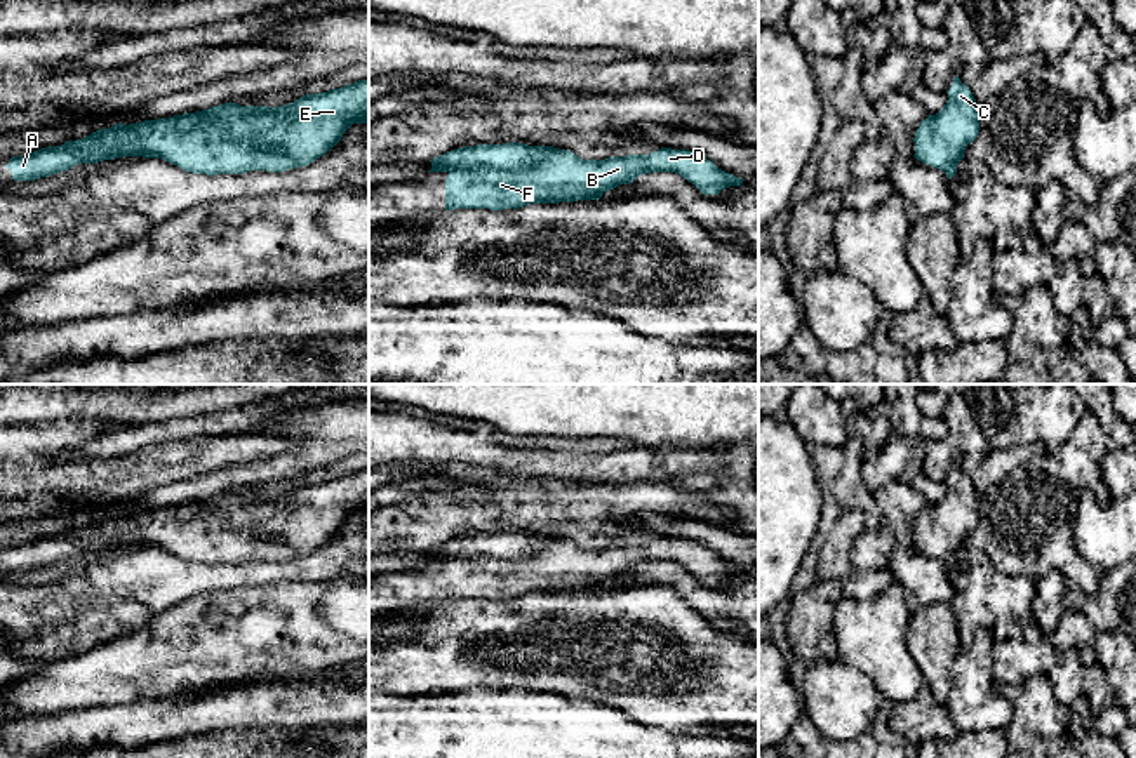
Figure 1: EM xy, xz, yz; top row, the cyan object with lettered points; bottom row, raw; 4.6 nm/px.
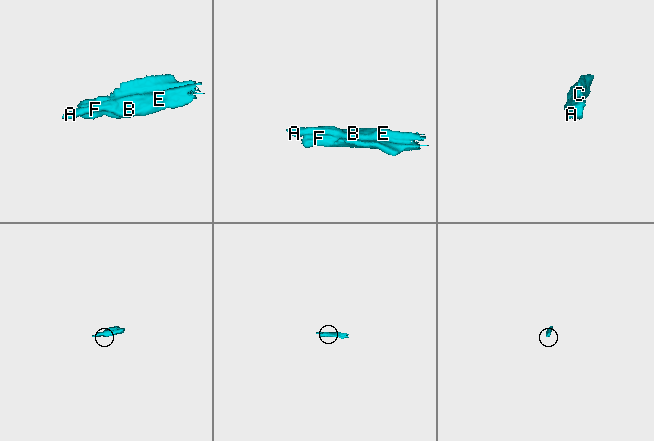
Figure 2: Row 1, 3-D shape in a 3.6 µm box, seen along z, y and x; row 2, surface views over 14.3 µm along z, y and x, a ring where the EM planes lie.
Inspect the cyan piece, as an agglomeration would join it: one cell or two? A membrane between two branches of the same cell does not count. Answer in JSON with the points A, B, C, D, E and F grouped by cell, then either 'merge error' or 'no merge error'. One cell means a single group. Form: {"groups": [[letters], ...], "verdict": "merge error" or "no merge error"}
{"groups": [["A", "B", "C", "D", "E", "F"]], "verdict": "no merge error"}

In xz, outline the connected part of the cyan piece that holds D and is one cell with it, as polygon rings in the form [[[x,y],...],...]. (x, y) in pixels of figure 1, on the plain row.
[[[520,532],[464,535],[435,546],[428,562],[447,562],[445,600],[454,598],[520,598],[531,593],[600,589],[600,586],[630,574],[642,563],[675,562],[692,572],[703,584],[718,584],[724,577],[741,575],[739,568],[713,551],[689,539],[661,537],[649,544],[583,549],[569,539],[529,535]]]

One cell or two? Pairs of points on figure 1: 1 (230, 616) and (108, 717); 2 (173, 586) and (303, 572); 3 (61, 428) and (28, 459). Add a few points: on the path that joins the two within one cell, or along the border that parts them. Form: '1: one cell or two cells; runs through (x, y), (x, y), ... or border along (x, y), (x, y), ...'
1: two cells; border along (167, 696), (147, 696), (87, 708)
2: one cell; runs through (206, 578), (270, 571)
3: one cell; runs through (53, 437), (37, 451)

